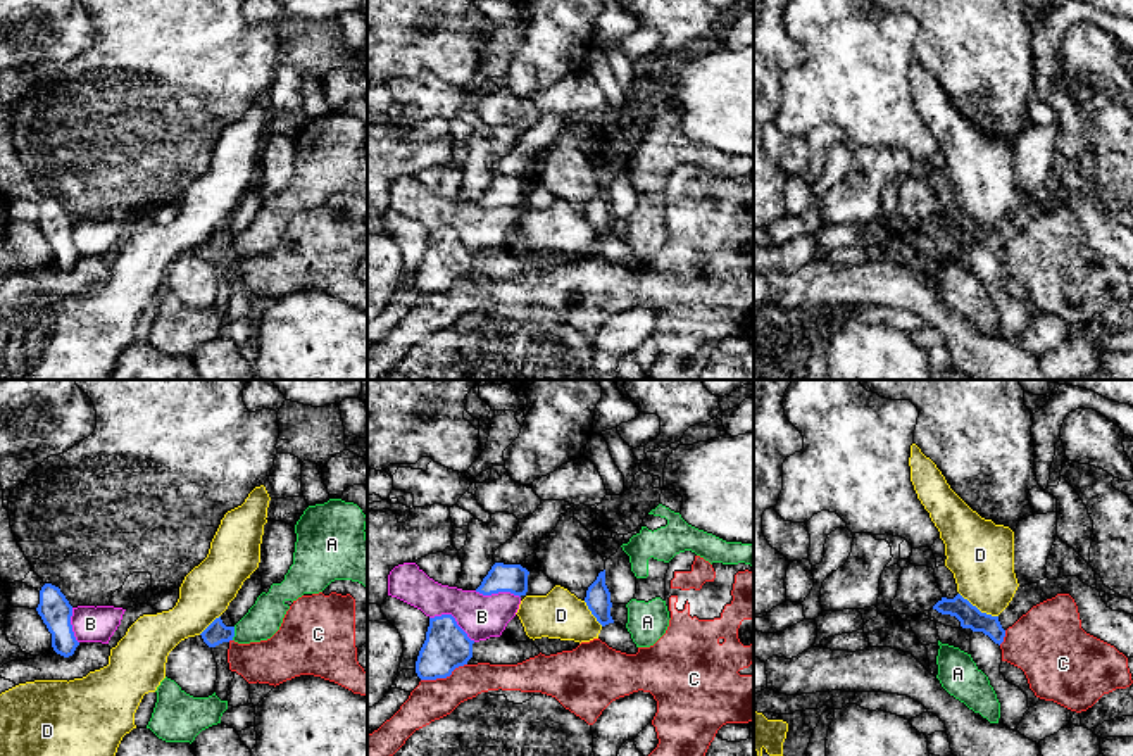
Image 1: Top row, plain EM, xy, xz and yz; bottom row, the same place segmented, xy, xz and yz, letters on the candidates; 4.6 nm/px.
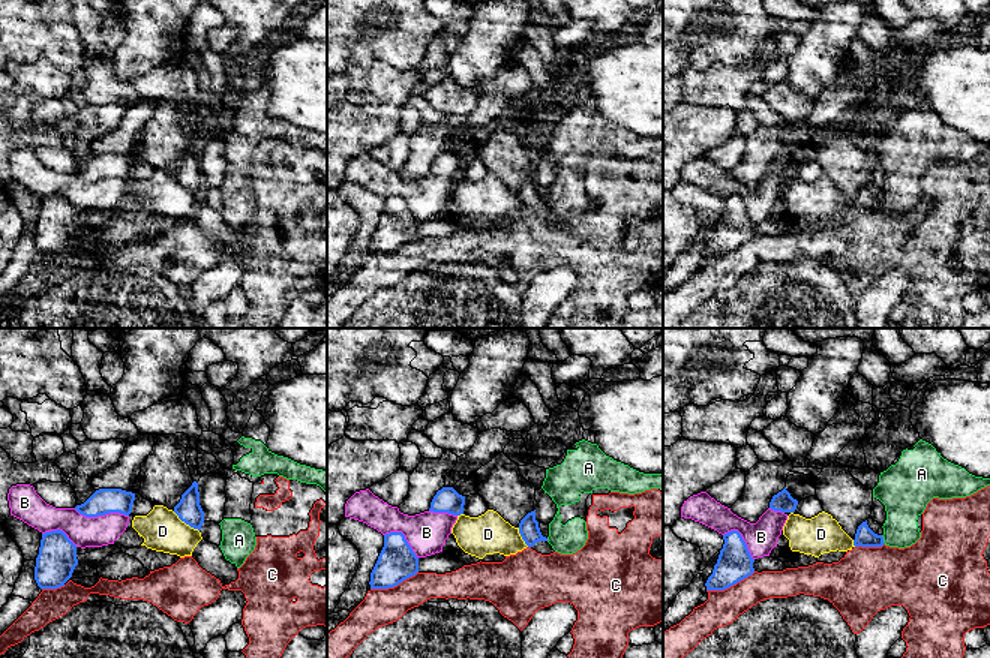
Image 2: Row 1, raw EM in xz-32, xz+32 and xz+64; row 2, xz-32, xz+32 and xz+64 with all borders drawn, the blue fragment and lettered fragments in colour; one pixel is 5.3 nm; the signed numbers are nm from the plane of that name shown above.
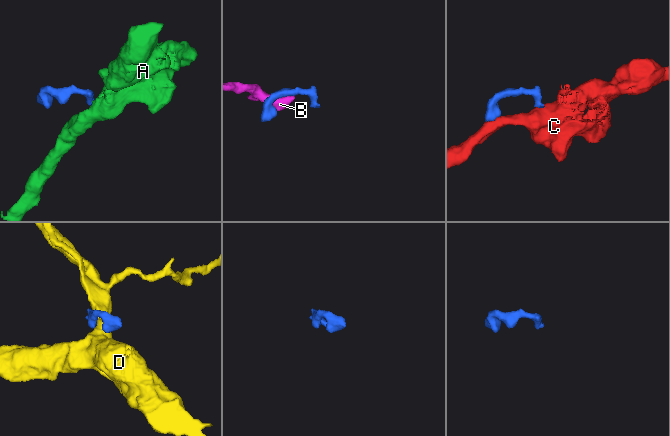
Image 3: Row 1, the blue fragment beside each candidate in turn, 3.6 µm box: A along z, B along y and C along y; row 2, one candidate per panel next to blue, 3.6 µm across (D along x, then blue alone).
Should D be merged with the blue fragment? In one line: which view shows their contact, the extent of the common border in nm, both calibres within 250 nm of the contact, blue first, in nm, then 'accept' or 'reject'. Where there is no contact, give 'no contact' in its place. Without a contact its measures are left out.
contact in yz; length 220 nm; calibres 110 and 320 nm; reject

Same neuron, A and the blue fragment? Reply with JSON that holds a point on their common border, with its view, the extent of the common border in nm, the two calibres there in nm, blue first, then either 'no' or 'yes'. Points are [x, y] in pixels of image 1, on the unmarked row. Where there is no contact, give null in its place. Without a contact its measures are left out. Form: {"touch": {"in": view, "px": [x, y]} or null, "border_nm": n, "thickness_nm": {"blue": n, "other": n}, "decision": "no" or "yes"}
{"touch": {"in": "xy", "px": [233, 247]}, "border_nm": 70, "thickness_nm": {"blue": 100, "other": 160}, "decision": "no"}

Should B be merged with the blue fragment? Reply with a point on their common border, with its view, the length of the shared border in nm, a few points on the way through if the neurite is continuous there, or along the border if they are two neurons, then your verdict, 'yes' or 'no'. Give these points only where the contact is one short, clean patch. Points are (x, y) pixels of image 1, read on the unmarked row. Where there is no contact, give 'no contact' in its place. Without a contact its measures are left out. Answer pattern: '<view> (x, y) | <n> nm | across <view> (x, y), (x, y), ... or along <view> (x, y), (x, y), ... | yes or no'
xz (454, 232) | 240 nm | no

